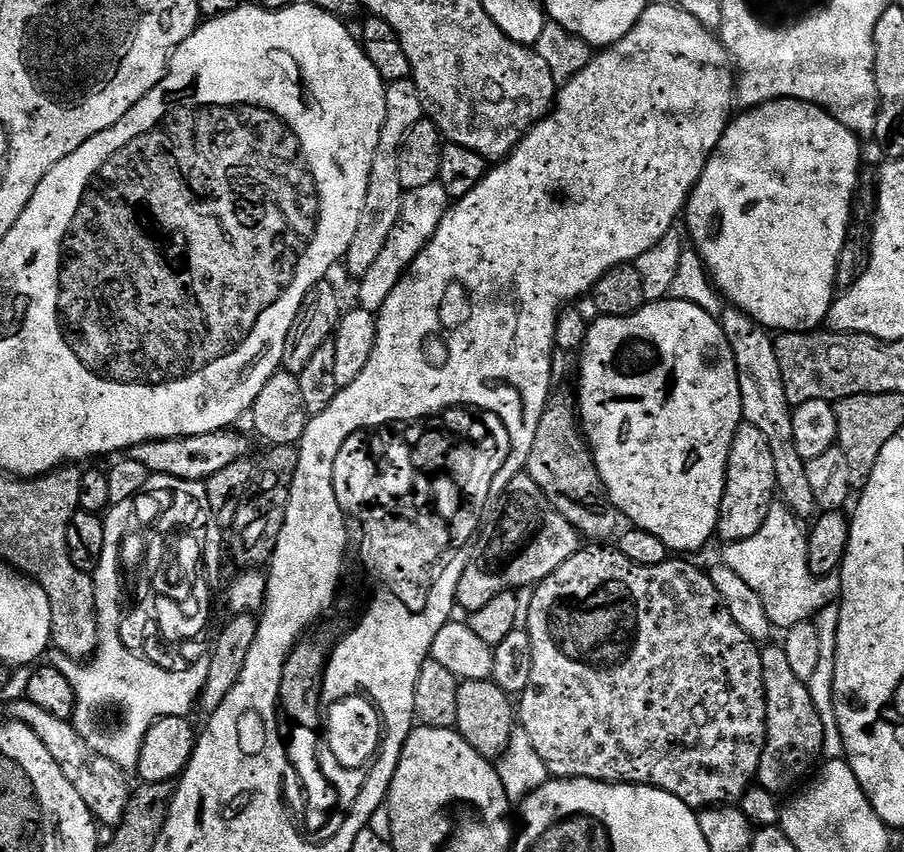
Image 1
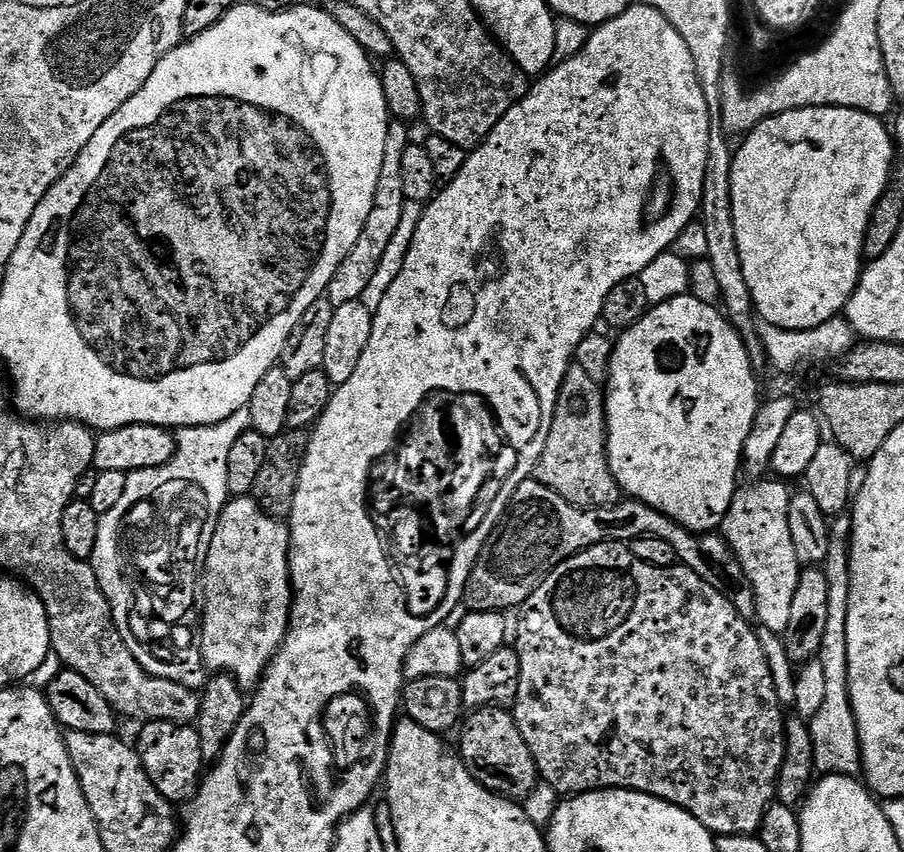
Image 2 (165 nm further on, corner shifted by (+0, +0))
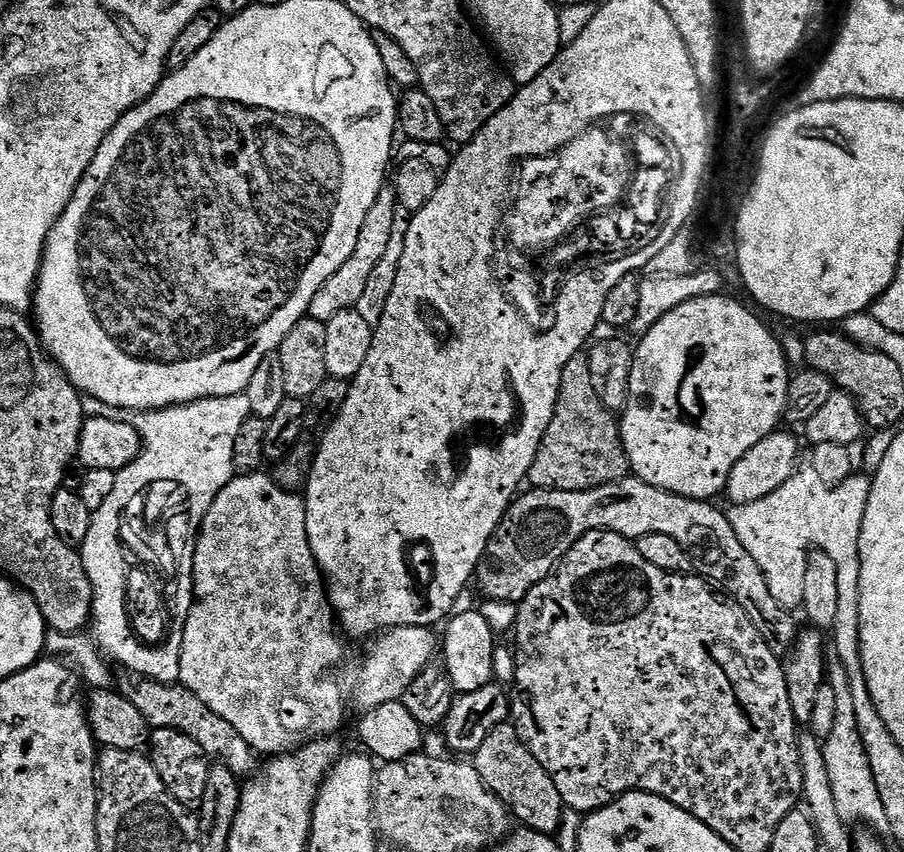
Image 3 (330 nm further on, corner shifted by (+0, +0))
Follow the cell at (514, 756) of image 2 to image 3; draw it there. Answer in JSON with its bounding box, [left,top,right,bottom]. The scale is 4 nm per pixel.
[474,722,564,834]

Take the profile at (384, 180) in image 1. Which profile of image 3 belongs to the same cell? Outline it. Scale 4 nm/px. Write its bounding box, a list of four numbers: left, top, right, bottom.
[308,186,397,324]

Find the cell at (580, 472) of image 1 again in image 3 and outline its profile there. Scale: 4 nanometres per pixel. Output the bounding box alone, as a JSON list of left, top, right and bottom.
[527,352,629,492]

